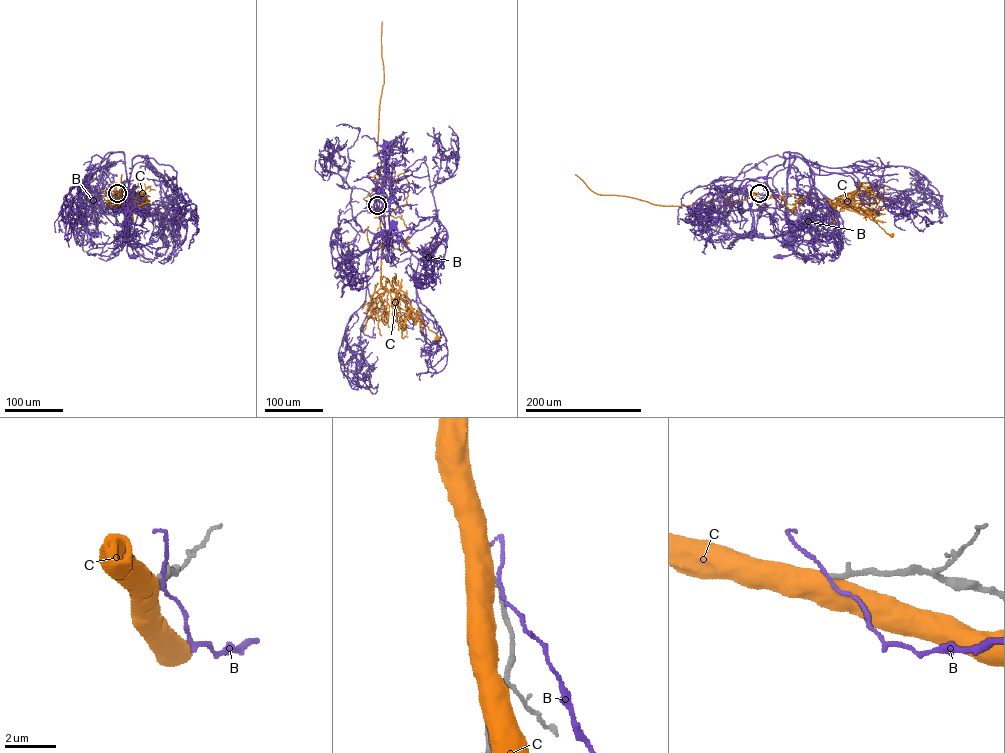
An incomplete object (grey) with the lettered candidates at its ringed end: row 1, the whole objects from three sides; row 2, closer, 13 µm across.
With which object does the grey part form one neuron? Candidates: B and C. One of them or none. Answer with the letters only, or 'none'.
none

